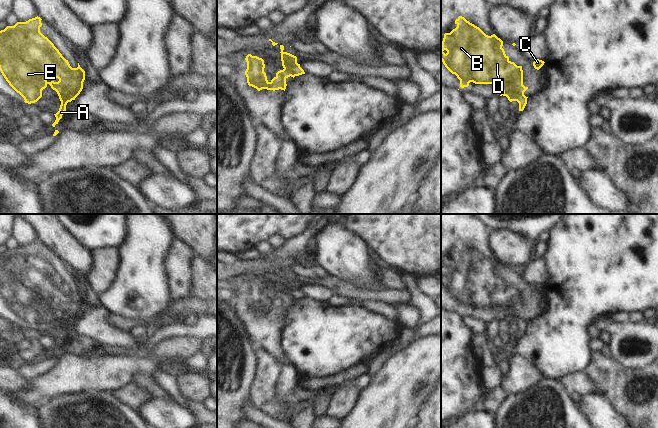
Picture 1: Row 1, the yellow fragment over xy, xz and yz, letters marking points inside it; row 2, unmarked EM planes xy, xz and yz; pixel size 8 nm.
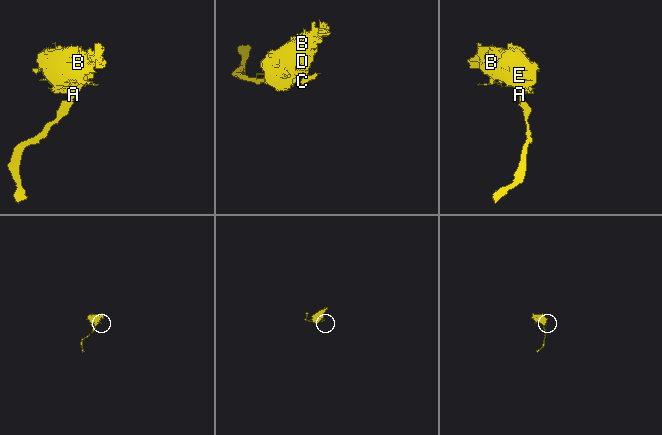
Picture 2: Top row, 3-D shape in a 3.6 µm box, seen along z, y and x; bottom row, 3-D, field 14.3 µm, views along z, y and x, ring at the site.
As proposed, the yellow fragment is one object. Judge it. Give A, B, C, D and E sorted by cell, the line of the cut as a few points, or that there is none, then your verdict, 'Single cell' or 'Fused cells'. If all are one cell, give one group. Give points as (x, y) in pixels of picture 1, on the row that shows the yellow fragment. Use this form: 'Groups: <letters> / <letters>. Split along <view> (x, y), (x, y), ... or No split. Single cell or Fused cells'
Groups: A C / B D E. Split along xy (82, 84), (70, 97), (71, 100). Fused cells.

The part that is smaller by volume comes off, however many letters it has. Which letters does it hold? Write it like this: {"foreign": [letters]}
{"foreign": ["A", "C"]}

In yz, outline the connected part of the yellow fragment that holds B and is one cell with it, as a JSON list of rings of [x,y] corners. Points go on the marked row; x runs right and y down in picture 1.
[[[459,16],[455,20],[457,27],[450,33],[445,33],[441,46],[441,61],[445,67],[457,76],[460,80],[460,87],[468,87],[470,82],[475,84],[492,84],[496,90],[502,90],[500,96],[506,96],[510,102],[517,101],[518,95],[524,94],[528,89],[523,85],[523,70],[522,66],[517,66],[514,62],[509,60],[505,54],[503,41],[495,34],[488,36],[479,27],[467,21],[464,17]]]

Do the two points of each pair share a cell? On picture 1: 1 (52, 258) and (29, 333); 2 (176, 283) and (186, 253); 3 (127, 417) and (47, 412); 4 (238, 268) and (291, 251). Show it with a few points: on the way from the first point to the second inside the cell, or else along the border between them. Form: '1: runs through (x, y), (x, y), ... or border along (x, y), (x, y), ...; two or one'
1: runs through (35, 277), (35, 308), (33, 314); one
2: runs through (177, 276), (177, 262), (179, 260); one
3: runs through (107, 413), (82, 415), (73, 409), (67, 414); one
4: runs through (251, 268), (264, 268), (275, 257), (278, 257); one

